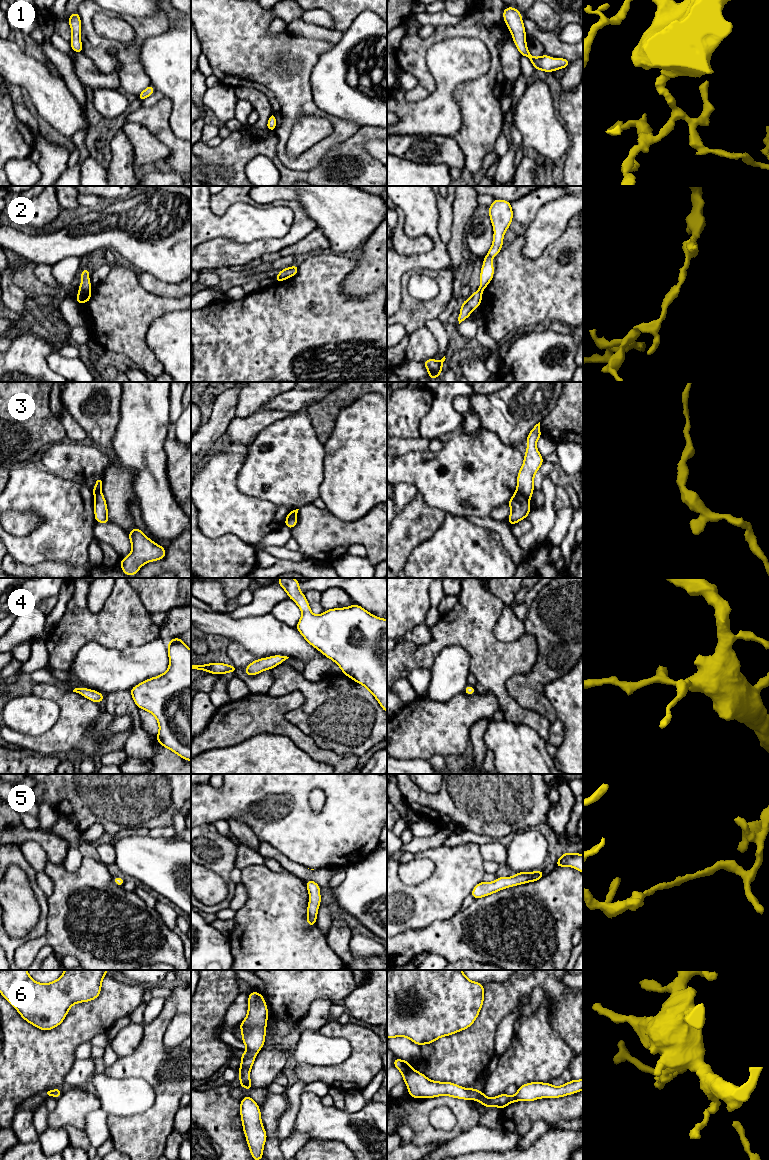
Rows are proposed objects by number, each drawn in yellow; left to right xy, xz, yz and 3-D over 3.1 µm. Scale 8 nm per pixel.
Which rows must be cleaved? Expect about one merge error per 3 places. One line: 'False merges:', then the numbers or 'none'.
False merges: 2, 3

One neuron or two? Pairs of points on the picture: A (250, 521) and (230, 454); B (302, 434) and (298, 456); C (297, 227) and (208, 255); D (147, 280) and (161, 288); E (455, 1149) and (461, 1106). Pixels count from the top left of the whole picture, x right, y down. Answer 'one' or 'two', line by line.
A: one
B: one
C: one
D: one
E: two

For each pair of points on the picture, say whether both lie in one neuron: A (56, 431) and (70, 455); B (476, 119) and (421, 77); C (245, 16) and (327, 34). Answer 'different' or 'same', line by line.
A: different
B: same
C: different

